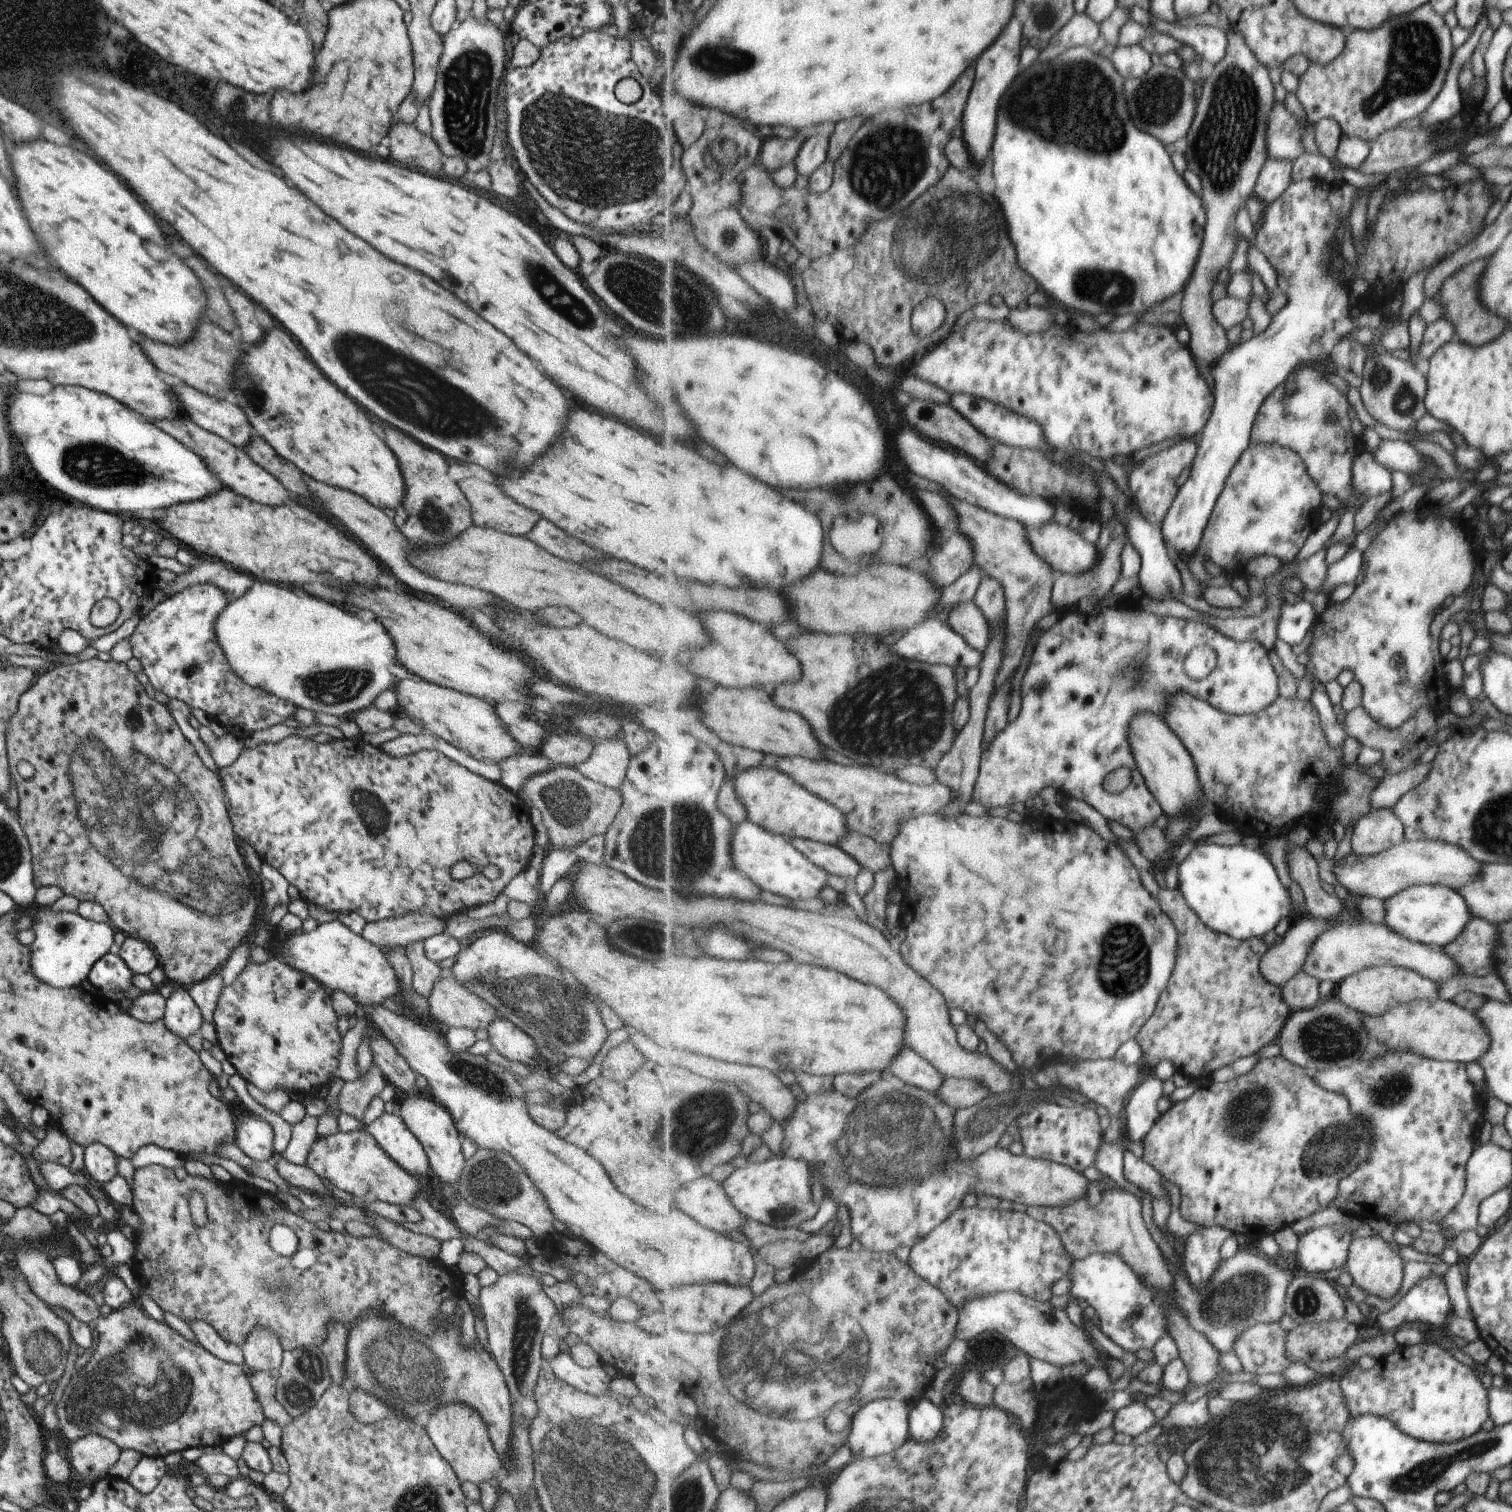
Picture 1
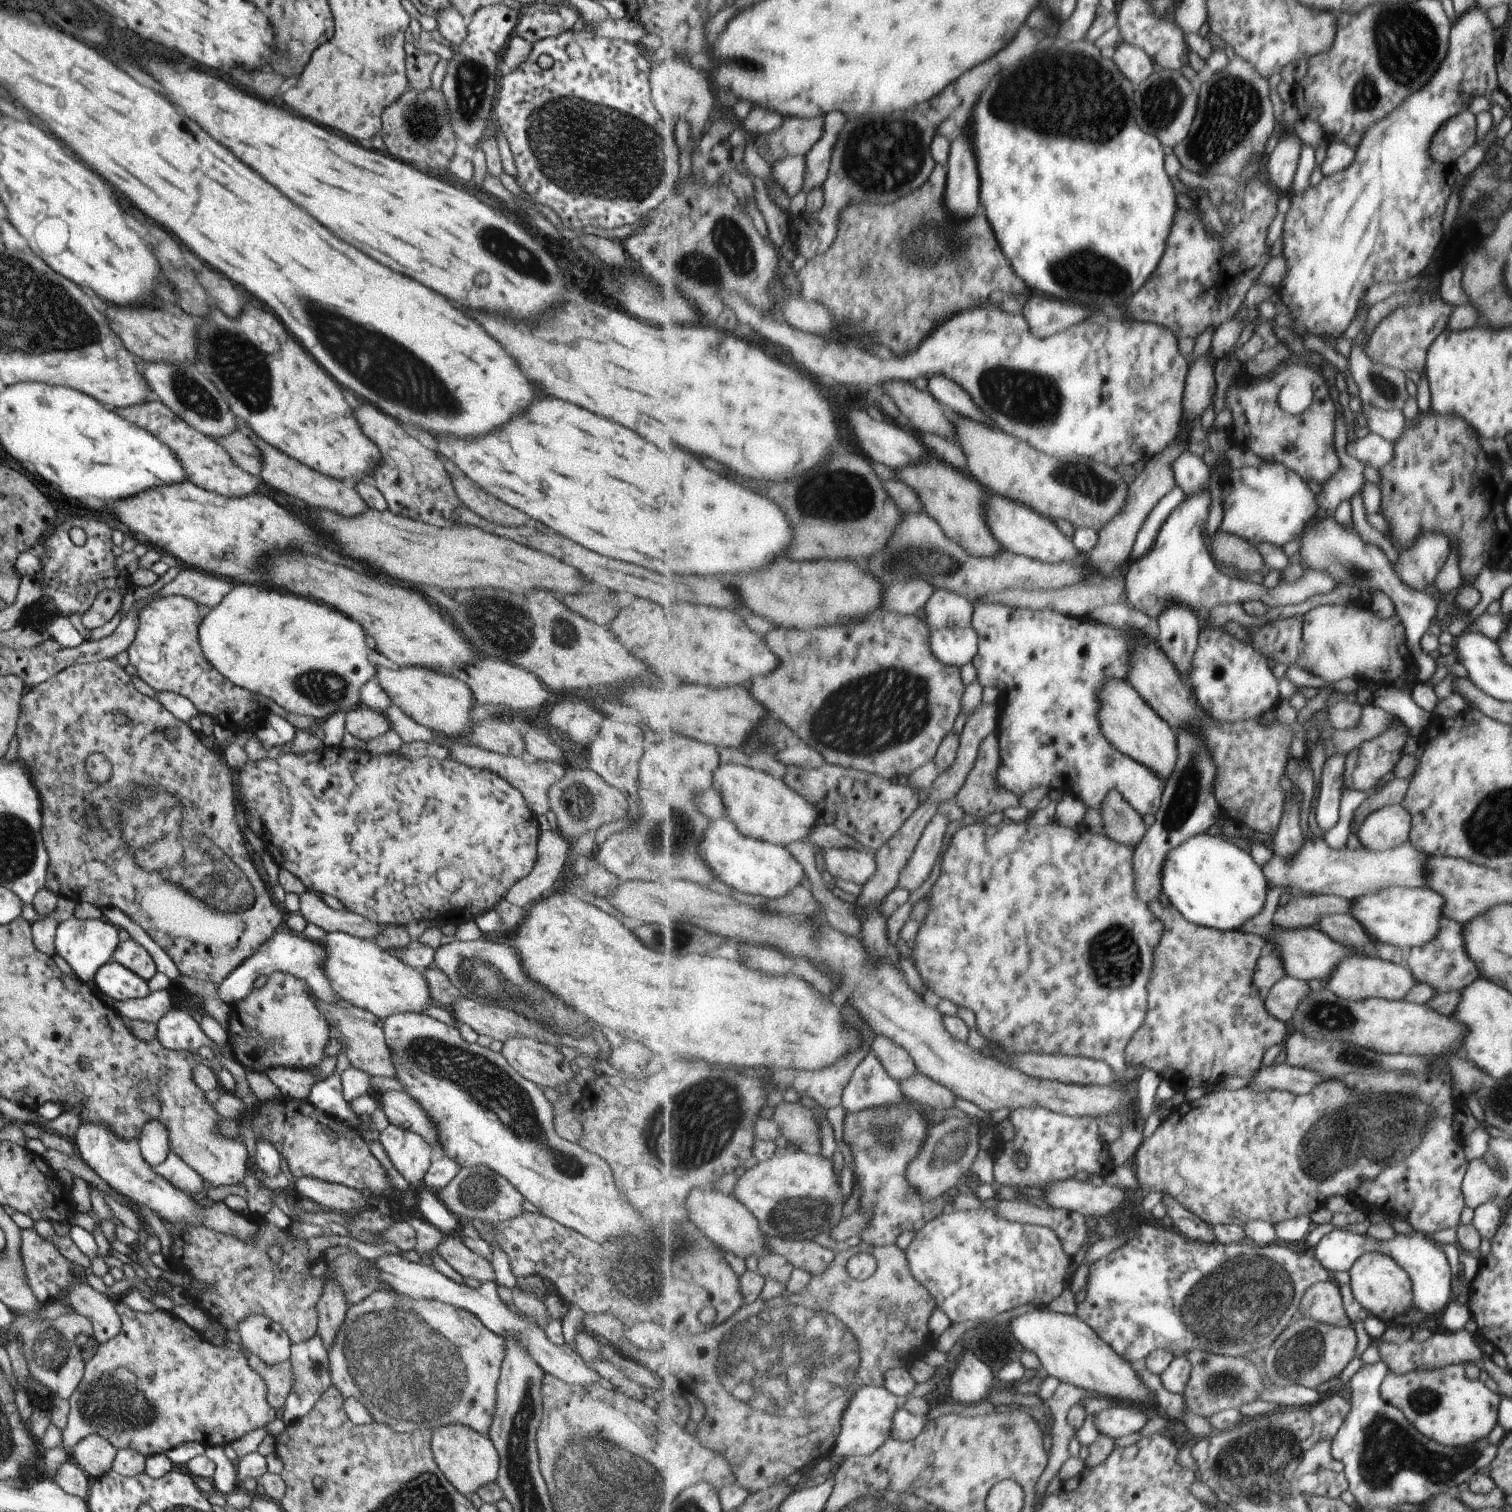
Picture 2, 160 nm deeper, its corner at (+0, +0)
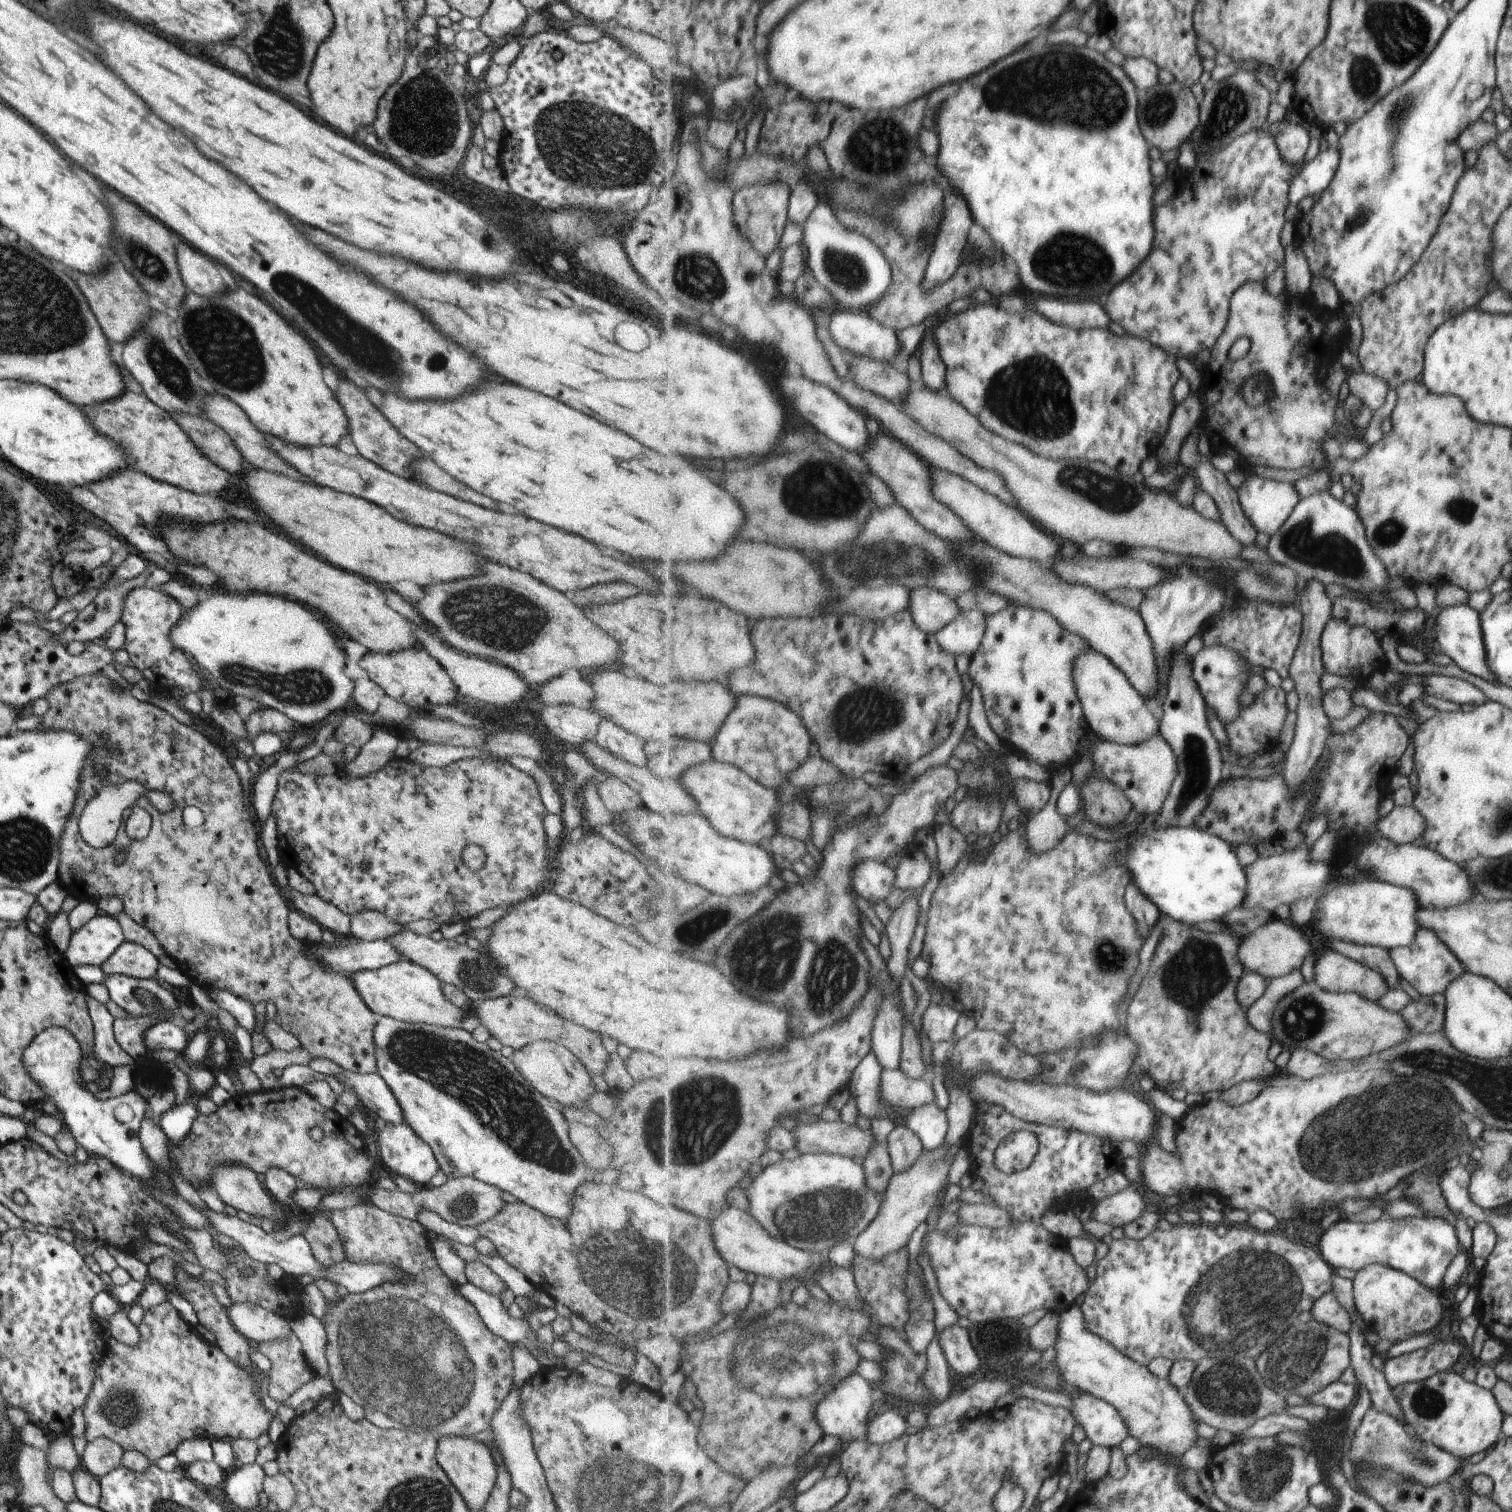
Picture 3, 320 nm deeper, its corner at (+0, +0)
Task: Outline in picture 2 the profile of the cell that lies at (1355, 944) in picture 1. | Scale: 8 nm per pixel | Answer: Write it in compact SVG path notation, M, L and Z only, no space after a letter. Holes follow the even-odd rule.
M1319 926L1278 931L1270 948L1274 950L1274 946L1276 951L1281 950L1281 957L1288 975L1305 981L1317 978L1323 983L1351 954L1349 949L1329 937L1328 933Z

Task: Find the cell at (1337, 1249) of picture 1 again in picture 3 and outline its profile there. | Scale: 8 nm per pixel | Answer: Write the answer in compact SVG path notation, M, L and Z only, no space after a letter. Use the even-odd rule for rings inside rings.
M1386 1213L1373 1222L1351 1222L1342 1217L1323 1235L1320 1249L1334 1268L1348 1268L1358 1272L1369 1265L1387 1265L1419 1280L1426 1288L1437 1288L1442 1276L1460 1252L1454 1236L1454 1226L1444 1217L1405 1217L1392 1219Z

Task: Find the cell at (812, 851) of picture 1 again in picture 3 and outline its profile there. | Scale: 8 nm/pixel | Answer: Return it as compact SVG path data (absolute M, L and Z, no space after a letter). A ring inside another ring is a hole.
M869 860L855 868L853 883L858 894L873 905L892 896L897 870L890 863Z

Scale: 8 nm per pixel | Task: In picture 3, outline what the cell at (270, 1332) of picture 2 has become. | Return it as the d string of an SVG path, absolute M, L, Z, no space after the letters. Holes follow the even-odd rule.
M234 1303L227 1311L235 1329L243 1334L251 1344L252 1342L284 1340L291 1331L288 1316L279 1315L259 1304Z

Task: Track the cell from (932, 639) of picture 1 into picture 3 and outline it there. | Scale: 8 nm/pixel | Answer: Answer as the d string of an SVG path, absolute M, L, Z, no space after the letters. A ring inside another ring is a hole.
M977 608L962 611L953 623L937 633L940 644L955 657L966 654L972 658L984 642L988 617Z

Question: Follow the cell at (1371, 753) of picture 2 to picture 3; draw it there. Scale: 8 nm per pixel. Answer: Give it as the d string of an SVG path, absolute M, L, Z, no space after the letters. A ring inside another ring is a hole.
M1370 712L1355 728L1328 735L1327 749L1310 776L1310 782L1304 783L1297 793L1289 789L1284 769L1276 770L1277 773L1266 779L1231 777L1216 787L1208 808L1198 819L1198 826L1223 837L1235 849L1242 844L1251 844L1257 849L1266 841L1280 839L1283 831L1300 830L1307 820L1310 807L1315 803L1311 814L1314 818L1327 815L1329 831L1336 830L1344 837L1354 835L1352 842L1356 852L1356 869L1362 870L1370 879L1415 892L1420 907L1445 909L1475 900L1476 896L1498 900L1500 894L1496 894L1496 870L1494 886L1480 886L1480 857L1467 859L1459 865L1430 847L1414 843L1396 844L1379 831L1378 804L1387 794L1388 778L1394 774L1392 764L1404 754L1408 739L1408 734L1402 730L1393 714Z

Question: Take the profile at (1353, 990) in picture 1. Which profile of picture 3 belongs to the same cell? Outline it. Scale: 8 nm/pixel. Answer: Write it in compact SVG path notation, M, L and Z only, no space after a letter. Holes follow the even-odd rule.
M1338 951L1326 952L1316 960L1315 980L1330 992L1356 993L1369 1001L1377 1001L1388 992L1387 981L1367 965L1352 960Z

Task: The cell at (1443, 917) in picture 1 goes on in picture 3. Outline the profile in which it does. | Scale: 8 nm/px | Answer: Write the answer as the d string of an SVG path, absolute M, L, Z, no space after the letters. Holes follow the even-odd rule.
M1358 878L1340 883L1320 898L1314 908L1314 930L1328 939L1338 939L1347 943L1372 945L1389 951L1399 946L1413 943L1420 930L1417 912L1418 897L1407 888L1384 881Z

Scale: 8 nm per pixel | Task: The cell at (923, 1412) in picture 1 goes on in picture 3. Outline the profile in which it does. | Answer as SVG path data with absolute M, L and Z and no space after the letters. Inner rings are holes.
M882 1410L869 1426L869 1440L873 1444L885 1445L906 1434L908 1420L898 1410Z

